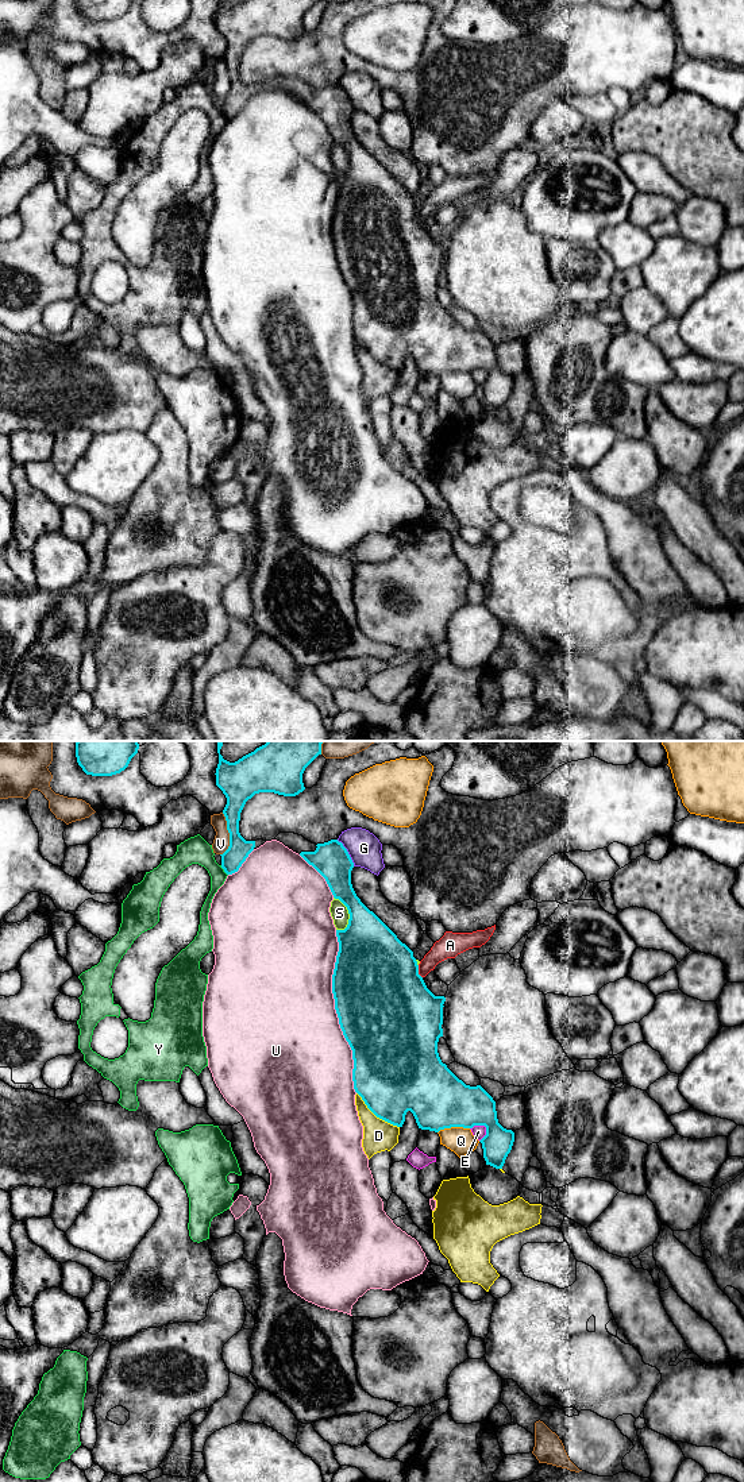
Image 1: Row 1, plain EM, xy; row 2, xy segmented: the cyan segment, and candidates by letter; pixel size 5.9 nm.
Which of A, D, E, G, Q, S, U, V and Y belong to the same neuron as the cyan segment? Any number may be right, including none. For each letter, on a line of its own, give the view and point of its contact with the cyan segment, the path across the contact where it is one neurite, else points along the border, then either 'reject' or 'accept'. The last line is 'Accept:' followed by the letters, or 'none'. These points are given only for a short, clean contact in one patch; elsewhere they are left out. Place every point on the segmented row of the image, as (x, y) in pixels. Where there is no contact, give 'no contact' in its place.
A: contact xy (417, 972); border xy (417, 965), (417, 973), (421, 977); reject
D: contact xy (376, 1115); reject
E: contact xy (486, 1129); reject
G: contact xy (347, 852); reject
Q: contact xy (453, 1126); reject
S: contact xy (349, 913); reject
U: contact xy (336, 1011); reject
V: contact xy (230, 834); reject
Y: contact xy (224, 871); reject
Accept: none

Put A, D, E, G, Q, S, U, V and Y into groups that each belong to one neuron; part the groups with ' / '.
A S / D / E / G / Q / U / V / Y

